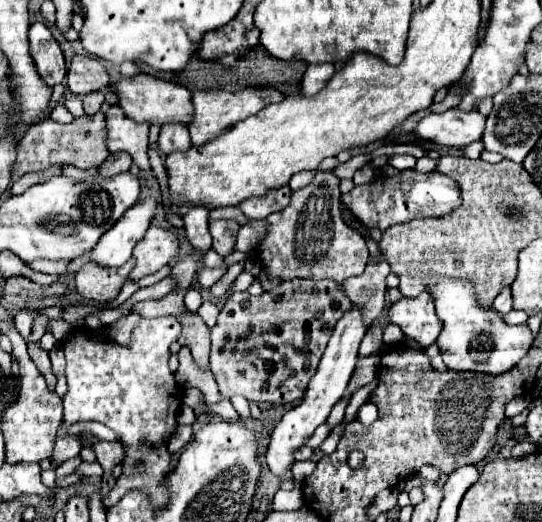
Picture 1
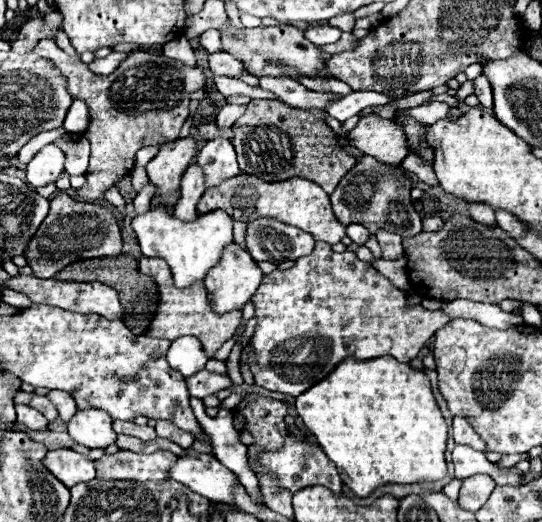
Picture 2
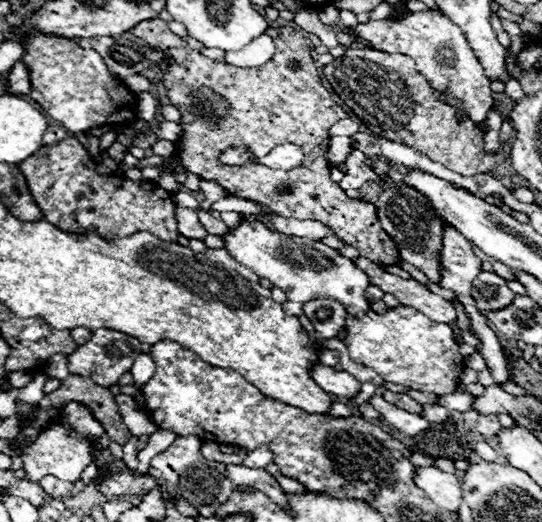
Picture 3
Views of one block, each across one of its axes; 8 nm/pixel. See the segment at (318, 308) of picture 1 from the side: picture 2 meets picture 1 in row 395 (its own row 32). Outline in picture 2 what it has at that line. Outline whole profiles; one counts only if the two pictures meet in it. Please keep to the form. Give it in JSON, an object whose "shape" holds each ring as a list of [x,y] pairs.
{"shape":[[[230,20],[222,26],[222,46],[228,54],[238,58],[246,72],[262,78],[262,76],[274,76],[274,78],[324,78],[320,74],[322,68],[326,68],[324,52],[310,44],[304,38],[304,32],[296,26],[278,24],[278,26],[258,26],[258,28],[242,28],[240,34],[236,34],[236,28],[230,24]]]}

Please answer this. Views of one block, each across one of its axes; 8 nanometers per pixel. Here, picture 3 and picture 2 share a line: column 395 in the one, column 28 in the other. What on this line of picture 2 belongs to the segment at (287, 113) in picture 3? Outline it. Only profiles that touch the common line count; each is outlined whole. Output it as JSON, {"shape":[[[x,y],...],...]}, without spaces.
{"shape":[[[56,194],[50,200],[50,212],[40,224],[38,232],[30,240],[24,256],[28,266],[38,278],[52,278],[64,266],[86,260],[86,258],[104,258],[118,256],[122,252],[122,234],[116,214],[102,204],[78,202],[68,194]]]}

